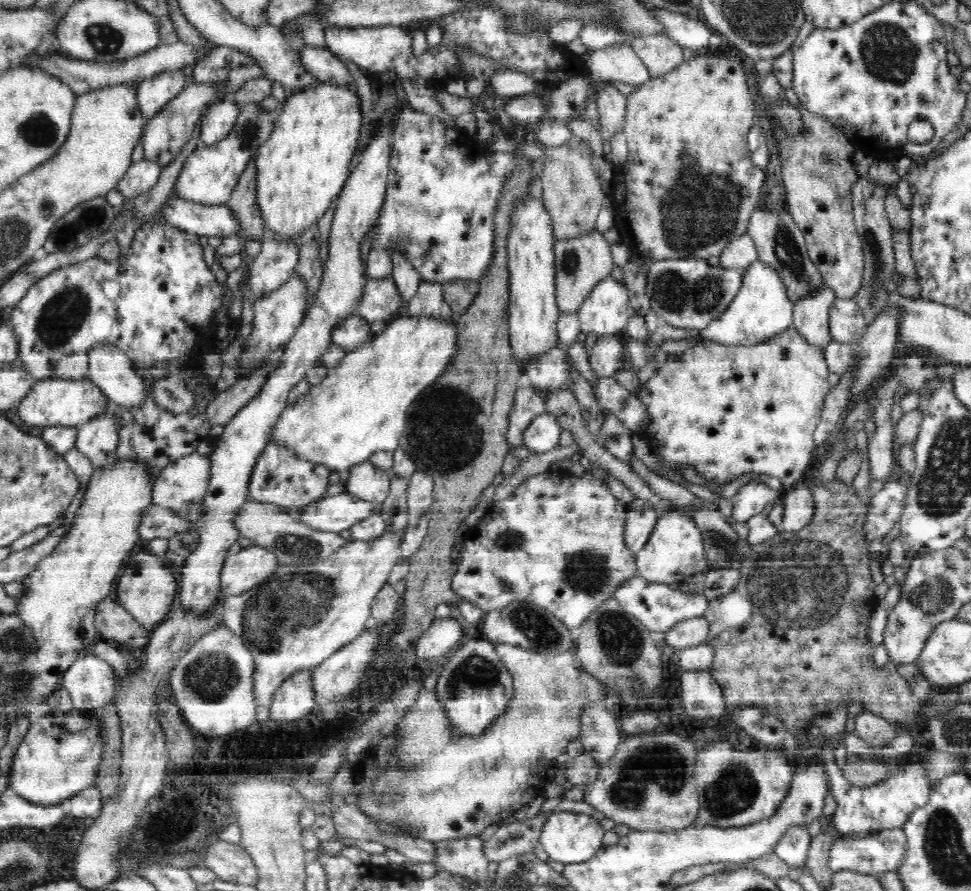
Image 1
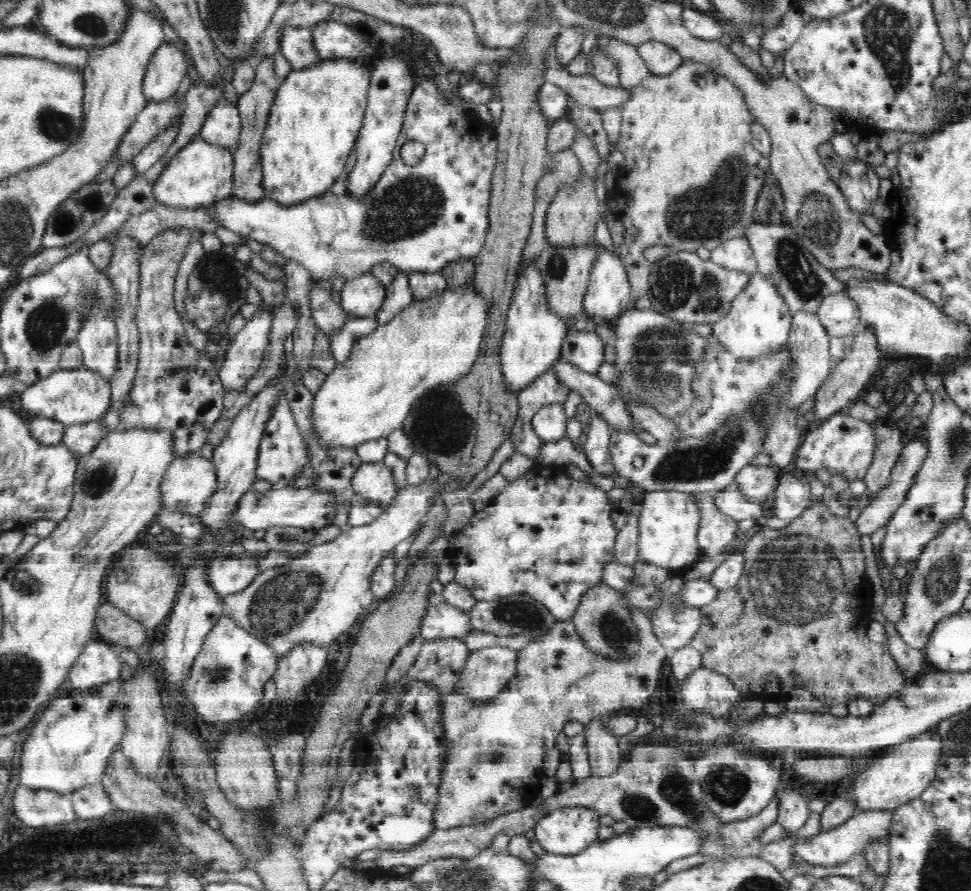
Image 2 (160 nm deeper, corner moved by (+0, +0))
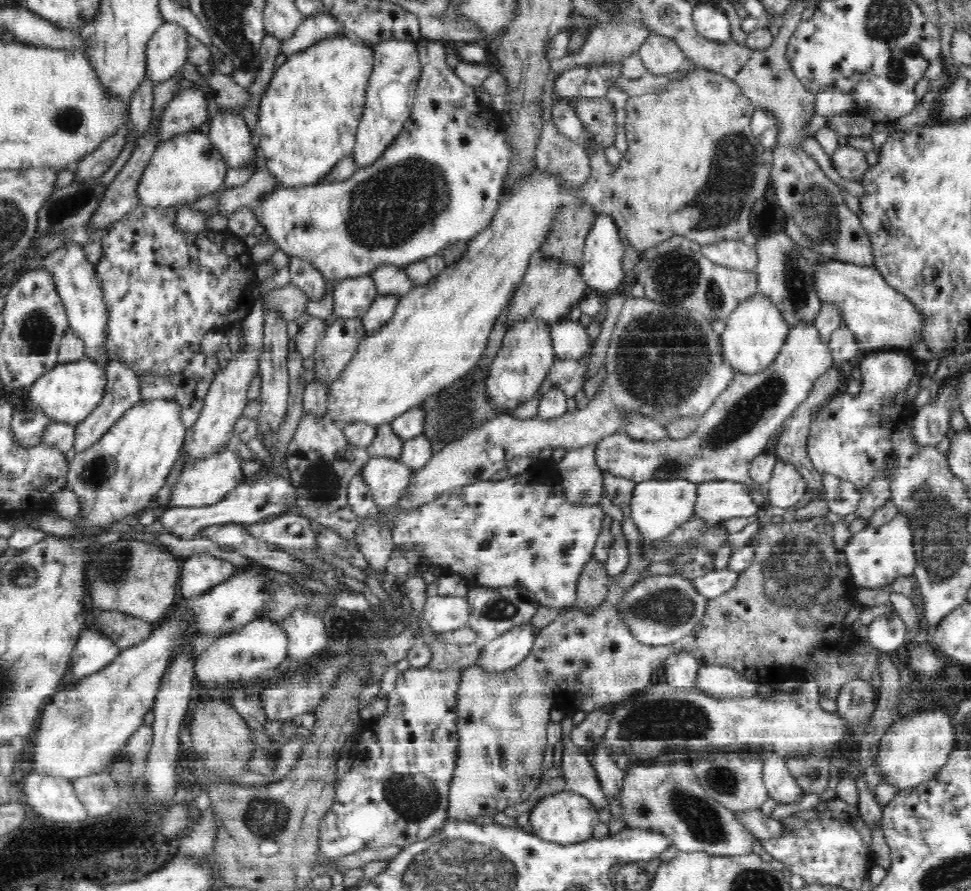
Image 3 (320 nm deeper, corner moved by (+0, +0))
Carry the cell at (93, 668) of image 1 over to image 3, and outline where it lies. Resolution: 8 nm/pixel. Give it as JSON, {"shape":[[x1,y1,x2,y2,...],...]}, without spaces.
{"shape":[[96,628,88,629,79,636,72,651,71,670,74,678,86,679,114,662,121,648]]}

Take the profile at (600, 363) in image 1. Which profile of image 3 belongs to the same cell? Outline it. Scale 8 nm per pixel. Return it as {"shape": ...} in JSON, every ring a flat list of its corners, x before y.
{"shape":[[556,321,550,329,556,359,580,360,592,350,594,340,579,321]]}

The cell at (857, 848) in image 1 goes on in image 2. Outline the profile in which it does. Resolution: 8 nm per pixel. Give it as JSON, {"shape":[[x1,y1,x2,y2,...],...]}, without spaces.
{"shape":[[880,809,870,812,856,812,846,822,838,825,831,831,820,831,815,836,805,840,797,839,792,848,797,856,801,856,806,862,820,866,838,866,844,864,850,856,867,851,867,846,878,839,888,841,889,828,893,812]]}

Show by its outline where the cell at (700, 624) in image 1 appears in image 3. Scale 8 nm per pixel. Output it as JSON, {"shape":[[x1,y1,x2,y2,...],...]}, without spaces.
{"shape":[[652,574,642,581,631,588,617,606,619,619,630,625,640,644,663,647,678,643,700,626,709,600,696,591,691,580,676,575]]}

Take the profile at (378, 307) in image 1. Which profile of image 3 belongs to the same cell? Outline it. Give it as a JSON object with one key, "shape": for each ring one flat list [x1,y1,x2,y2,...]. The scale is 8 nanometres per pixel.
{"shape":[[370,274,339,280,333,288,333,313,337,319,361,318,378,296]]}

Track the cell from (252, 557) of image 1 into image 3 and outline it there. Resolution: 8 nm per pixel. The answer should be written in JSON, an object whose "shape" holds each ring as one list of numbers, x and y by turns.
{"shape":[[204,553,192,554,183,560,179,578,183,597,206,595,238,574,238,566]]}

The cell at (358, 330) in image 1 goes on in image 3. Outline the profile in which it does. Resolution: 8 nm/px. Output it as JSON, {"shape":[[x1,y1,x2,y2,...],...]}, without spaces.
{"shape":[[290,258,288,268,291,276,290,284,302,289,308,300,320,301,329,291,329,288,325,288,324,275,320,274,316,267,309,266,308,262]]}

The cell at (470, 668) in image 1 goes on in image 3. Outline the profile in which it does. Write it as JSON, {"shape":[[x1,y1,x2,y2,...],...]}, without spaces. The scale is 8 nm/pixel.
{"shape":[[531,622,512,627,508,632,481,645,480,656,477,657,475,666,482,667,490,673,515,667,528,656,536,636]]}

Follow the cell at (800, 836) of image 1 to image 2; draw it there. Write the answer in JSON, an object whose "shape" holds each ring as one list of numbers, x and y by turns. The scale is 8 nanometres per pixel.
{"shape":[[791,786,788,788,788,792,782,796,779,821,784,828,789,830,789,836,795,836,796,831,804,826,806,820,808,820,808,816,810,816,808,802,808,798,804,798,804,796,794,791]]}

